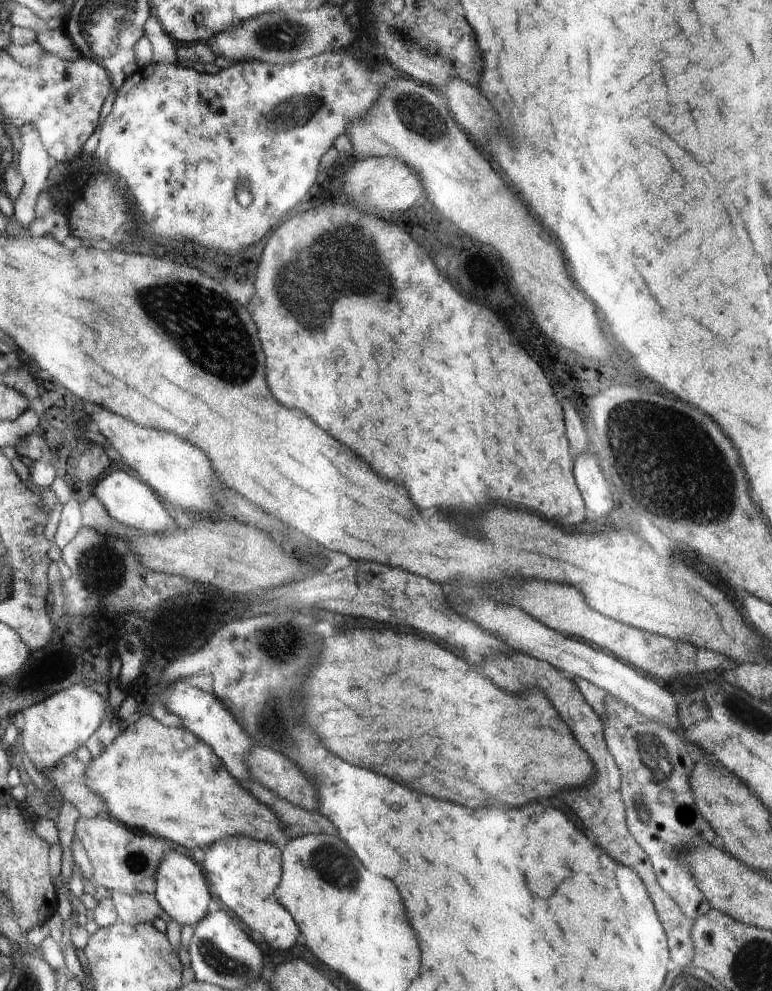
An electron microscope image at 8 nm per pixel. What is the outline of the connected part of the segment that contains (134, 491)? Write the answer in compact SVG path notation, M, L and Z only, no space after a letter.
M108 470L102 480L98 480L93 485L93 496L96 496L106 508L106 512L114 520L118 520L124 526L138 528L138 530L150 530L150 532L166 532L174 528L172 518L166 514L162 502L158 496L148 488L147 484L142 484L138 478L122 472L122 470Z

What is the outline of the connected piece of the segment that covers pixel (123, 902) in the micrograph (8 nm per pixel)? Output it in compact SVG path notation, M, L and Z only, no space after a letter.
M111 892L111 901L114 904L119 922L134 926L137 923L152 922L161 918L163 909L152 893L126 894L124 892Z

